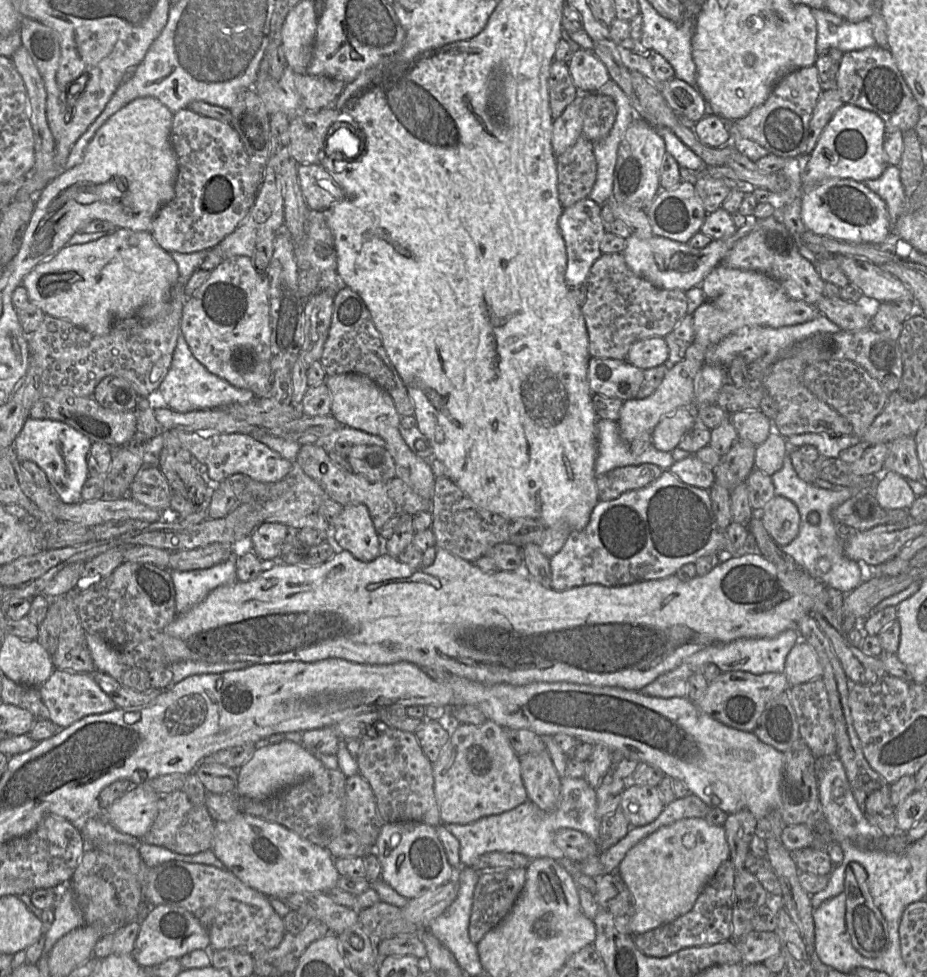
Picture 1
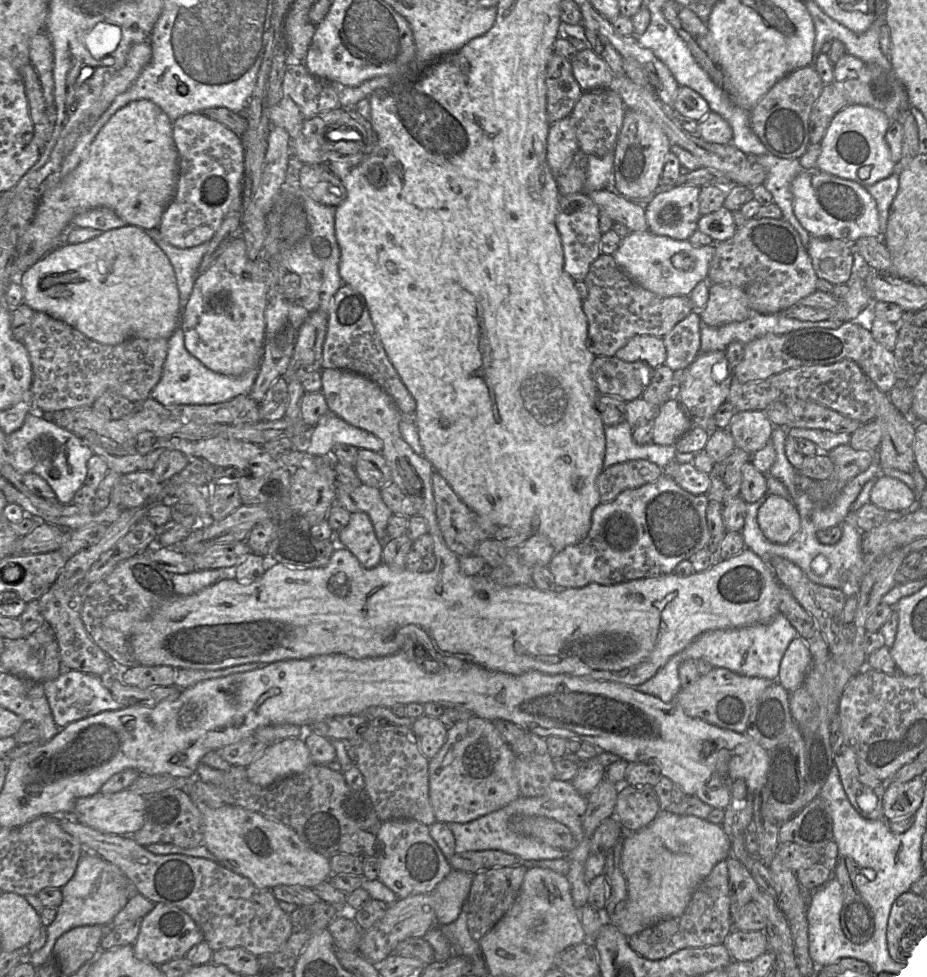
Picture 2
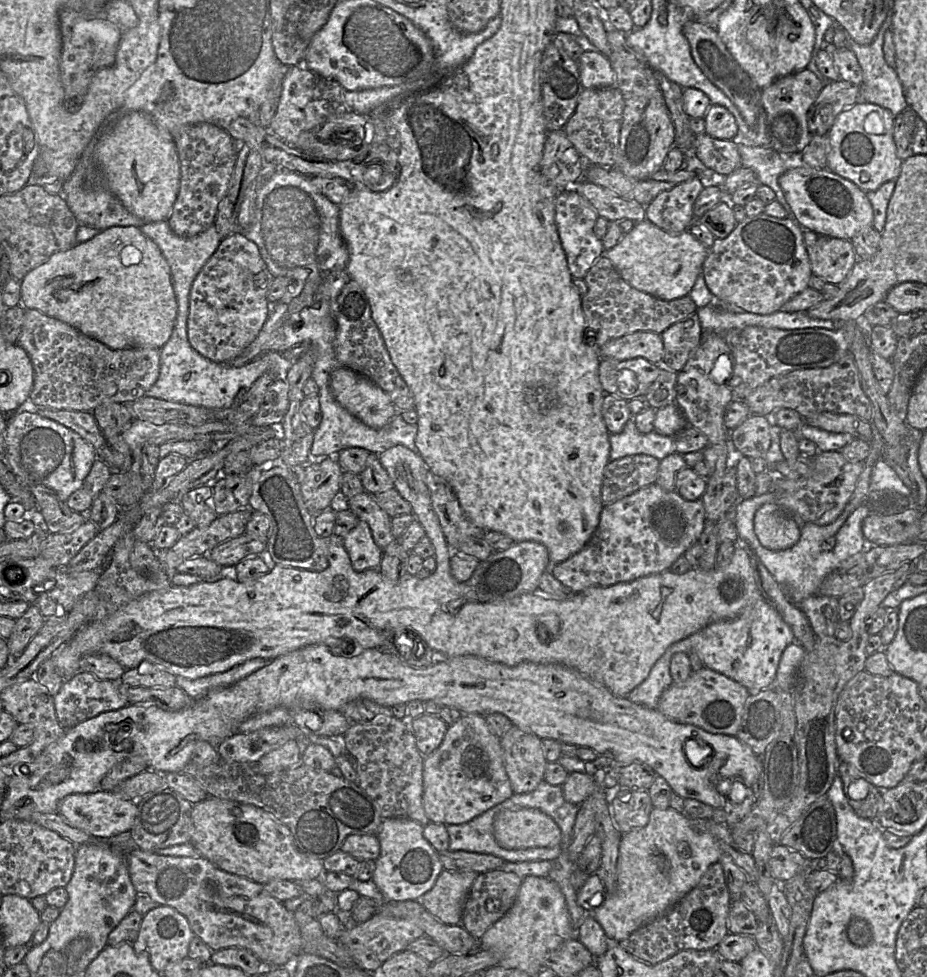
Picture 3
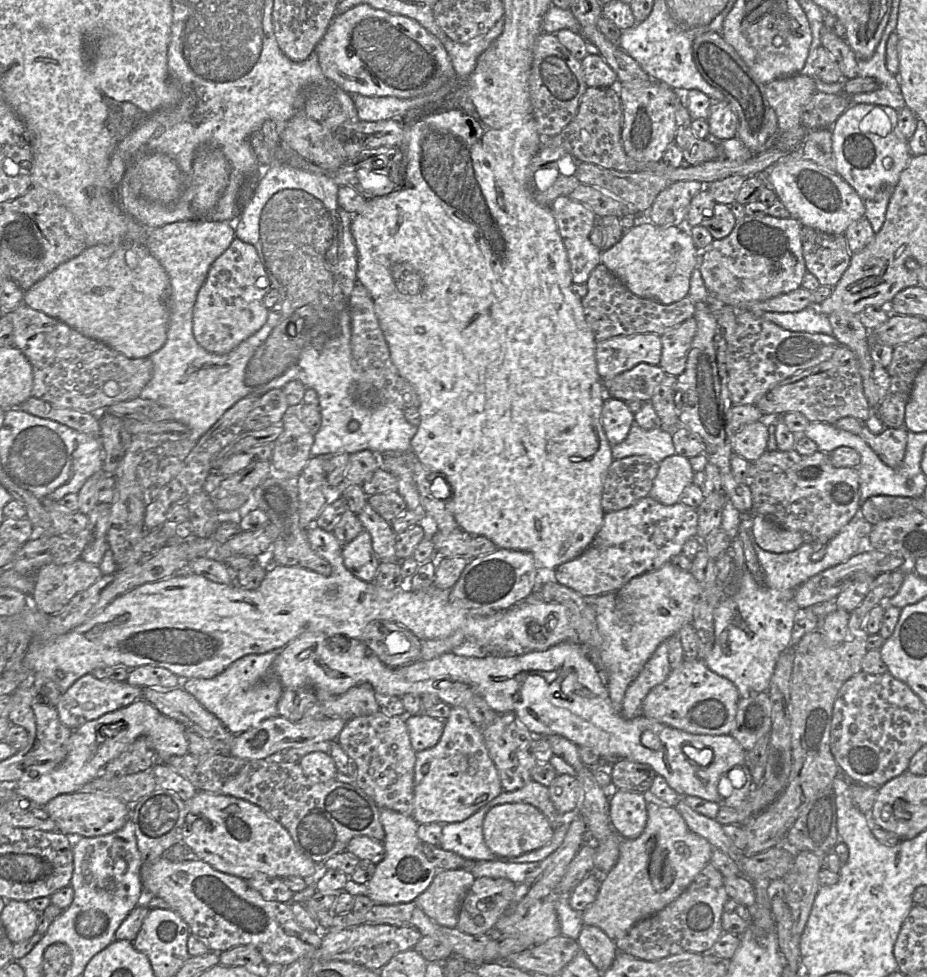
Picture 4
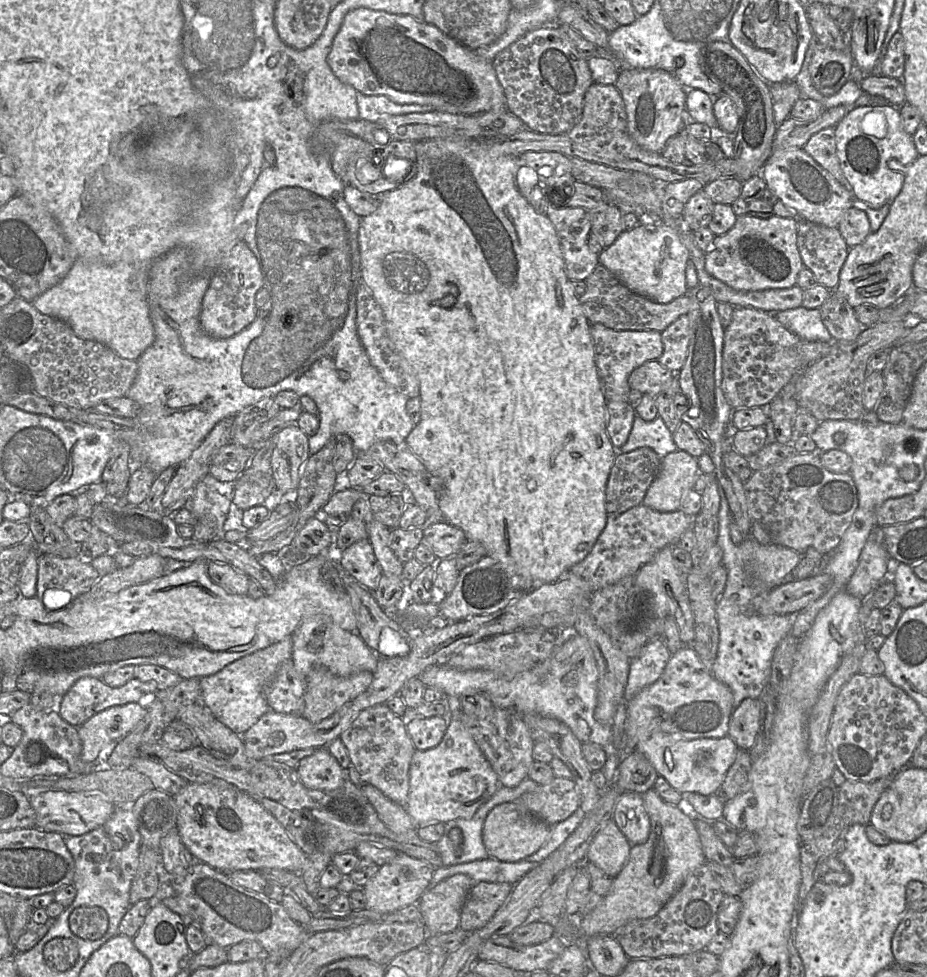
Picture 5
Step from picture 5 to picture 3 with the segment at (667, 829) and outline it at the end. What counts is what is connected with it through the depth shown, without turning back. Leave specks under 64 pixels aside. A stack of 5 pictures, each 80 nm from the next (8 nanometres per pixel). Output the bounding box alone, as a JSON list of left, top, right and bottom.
[591,808,723,943]

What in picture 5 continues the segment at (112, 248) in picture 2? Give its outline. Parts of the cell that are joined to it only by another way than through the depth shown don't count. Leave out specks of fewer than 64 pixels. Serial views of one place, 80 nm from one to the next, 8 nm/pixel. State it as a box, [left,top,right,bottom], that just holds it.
[32,258,154,360]

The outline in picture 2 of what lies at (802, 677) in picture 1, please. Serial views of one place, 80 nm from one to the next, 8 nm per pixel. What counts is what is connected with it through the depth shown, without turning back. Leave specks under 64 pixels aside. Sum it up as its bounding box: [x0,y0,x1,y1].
[777,637,813,693]

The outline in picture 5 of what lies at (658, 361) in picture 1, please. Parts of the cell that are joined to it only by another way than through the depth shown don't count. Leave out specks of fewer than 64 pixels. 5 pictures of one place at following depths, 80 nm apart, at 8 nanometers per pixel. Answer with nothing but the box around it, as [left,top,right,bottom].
[591,323,663,402]

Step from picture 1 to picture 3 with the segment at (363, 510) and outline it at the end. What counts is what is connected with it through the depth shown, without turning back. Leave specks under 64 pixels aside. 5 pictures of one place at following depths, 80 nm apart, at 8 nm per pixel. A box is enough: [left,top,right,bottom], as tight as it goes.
[342,520,383,572]

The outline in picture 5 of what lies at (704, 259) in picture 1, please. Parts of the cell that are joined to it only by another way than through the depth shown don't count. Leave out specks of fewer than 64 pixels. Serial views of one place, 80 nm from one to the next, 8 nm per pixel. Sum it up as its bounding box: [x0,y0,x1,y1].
[599,223,689,303]

